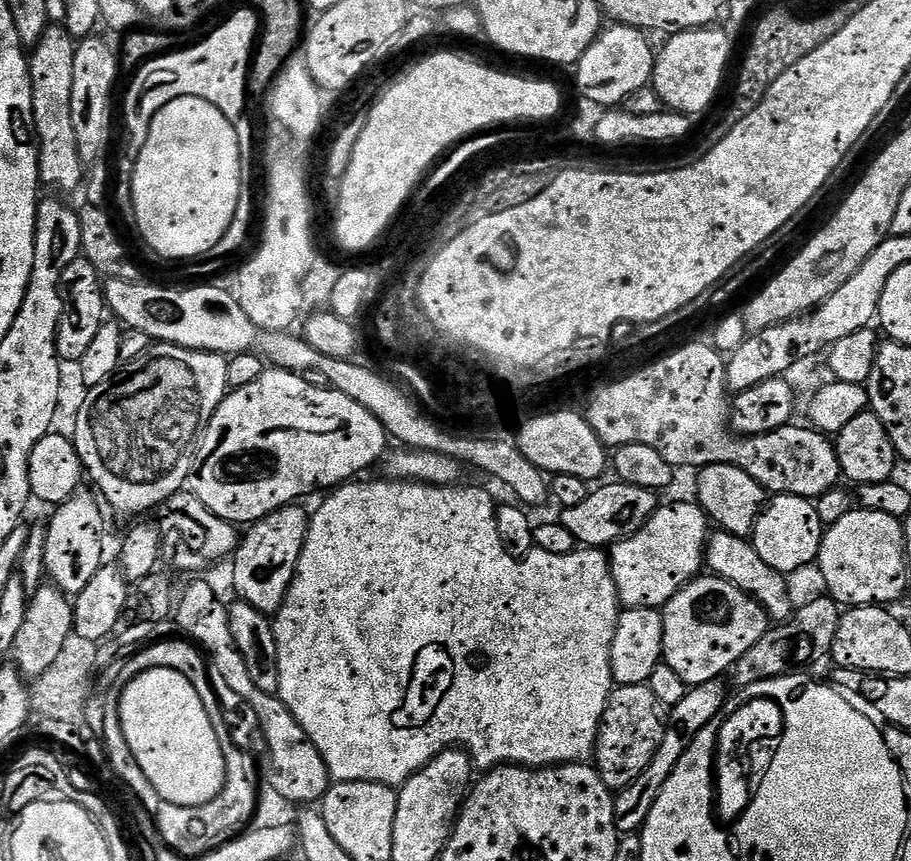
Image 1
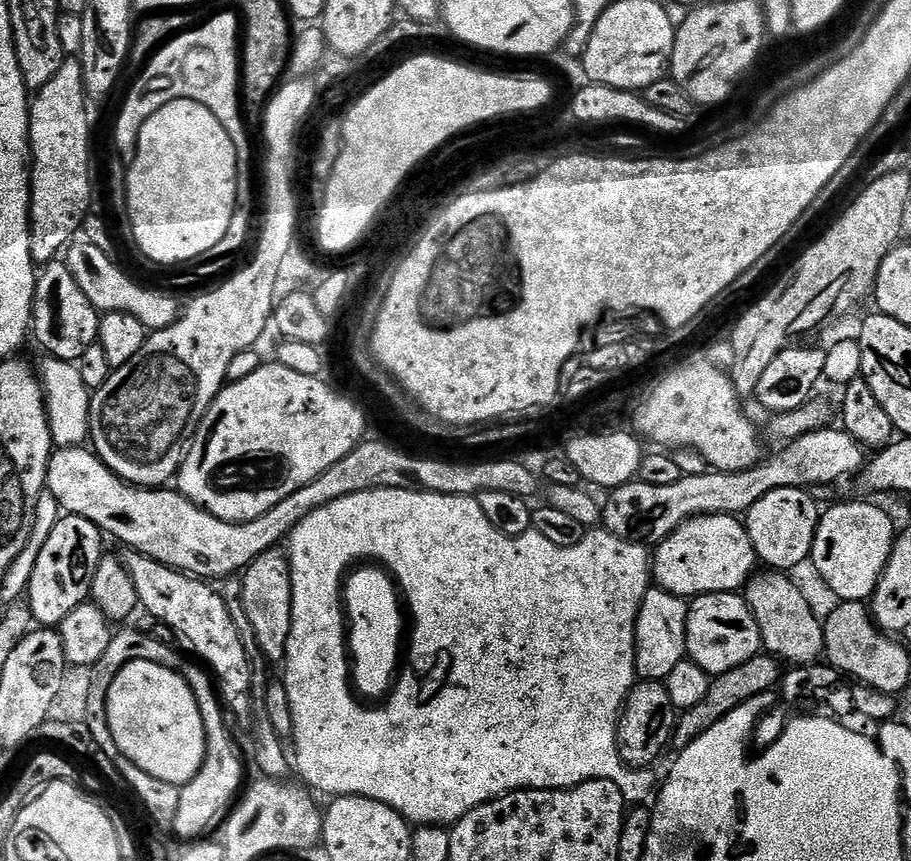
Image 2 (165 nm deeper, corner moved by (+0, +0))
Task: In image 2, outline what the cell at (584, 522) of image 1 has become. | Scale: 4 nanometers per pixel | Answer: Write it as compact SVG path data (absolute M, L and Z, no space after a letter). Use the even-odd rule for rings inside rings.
M825 426L816 432L806 433L796 440L783 445L784 452L777 456L761 459L760 463L755 464L750 470L741 472L717 472L709 470L697 476L681 475L670 486L654 486L647 484L646 481L637 479L631 484L623 484L611 489L607 493L608 501L604 500L602 528L603 531L614 534L618 538L628 540L631 544L643 544L645 546L655 546L678 526L685 524L694 516L736 516L737 514L747 513L748 509L758 502L758 498L766 498L770 490L782 490L783 488L803 488L805 490L815 489L815 484L832 484L835 480L844 480L847 476L855 477L864 468L866 463L865 449L860 447L860 443L839 427Z

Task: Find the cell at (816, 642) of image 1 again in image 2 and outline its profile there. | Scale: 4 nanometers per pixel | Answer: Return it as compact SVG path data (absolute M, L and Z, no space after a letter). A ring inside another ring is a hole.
M761 654L742 662L742 666L734 666L734 670L726 670L722 675L715 677L708 685L706 698L702 698L702 702L698 702L698 706L687 709L679 717L675 733L670 741L671 747L683 750L703 732L710 730L710 726L714 726L714 722L726 718L726 714L730 714L730 710L742 706L748 700L758 700L760 696L771 693L773 691L771 688L775 684L777 687L781 683L780 667L782 667L781 661L775 656Z

